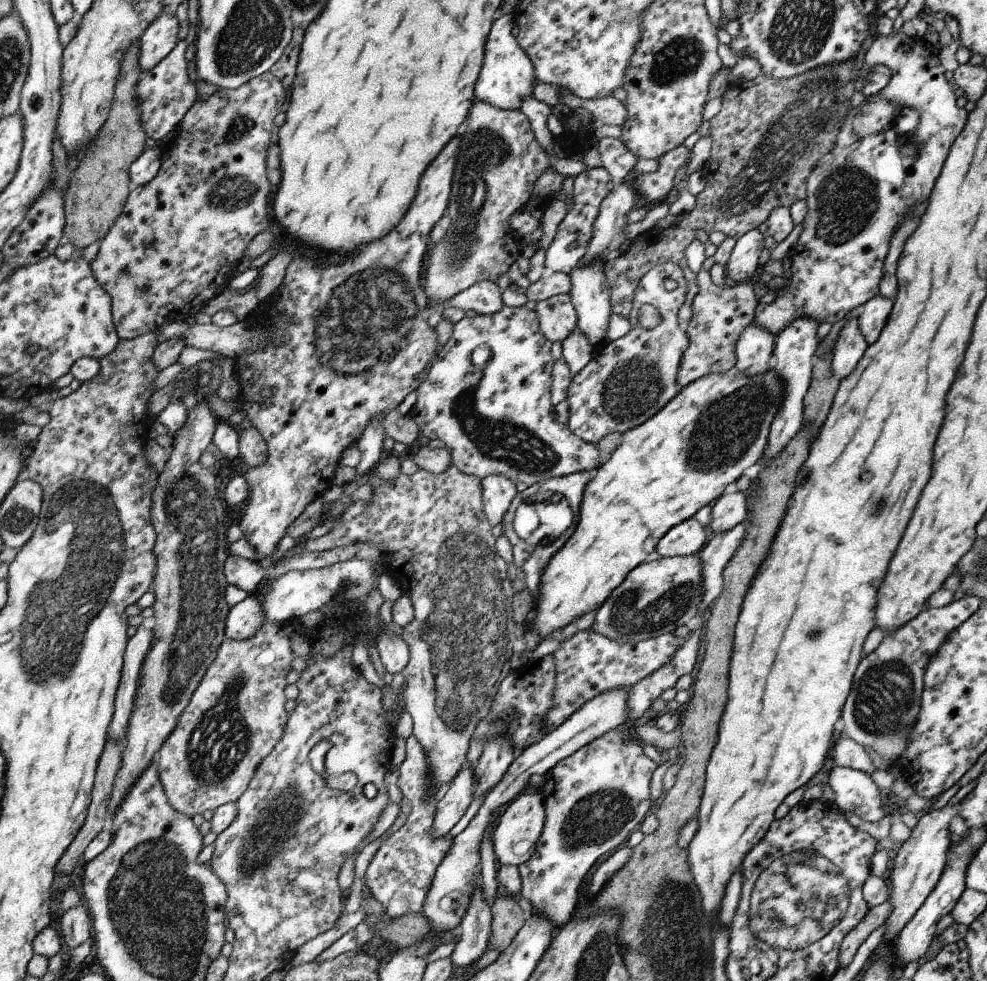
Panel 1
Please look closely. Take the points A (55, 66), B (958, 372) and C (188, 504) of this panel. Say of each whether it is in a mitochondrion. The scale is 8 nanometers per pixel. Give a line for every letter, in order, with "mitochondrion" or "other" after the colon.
A: other
B: other
C: mitochondrion

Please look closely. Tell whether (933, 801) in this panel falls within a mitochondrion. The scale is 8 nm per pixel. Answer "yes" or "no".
no

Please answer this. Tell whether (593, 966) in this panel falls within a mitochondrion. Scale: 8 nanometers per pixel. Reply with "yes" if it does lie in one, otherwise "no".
yes

